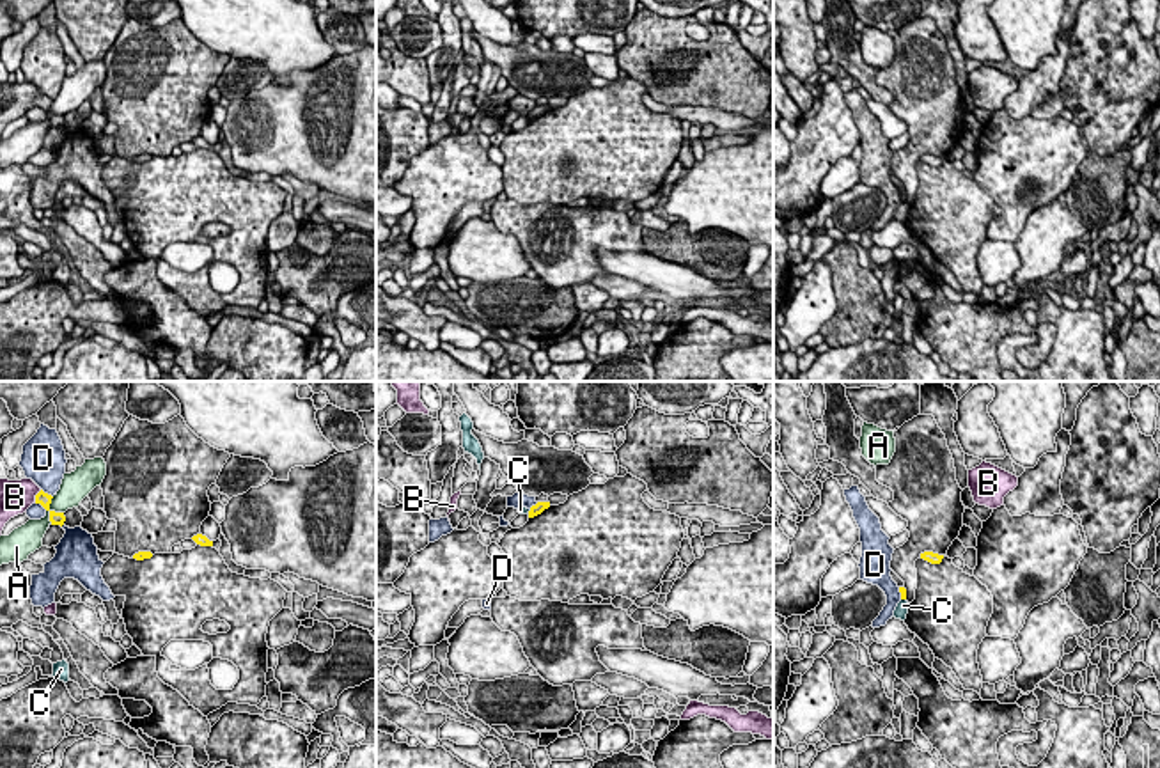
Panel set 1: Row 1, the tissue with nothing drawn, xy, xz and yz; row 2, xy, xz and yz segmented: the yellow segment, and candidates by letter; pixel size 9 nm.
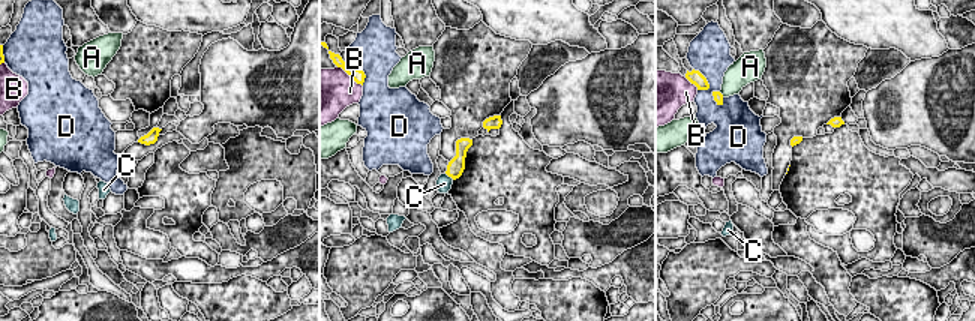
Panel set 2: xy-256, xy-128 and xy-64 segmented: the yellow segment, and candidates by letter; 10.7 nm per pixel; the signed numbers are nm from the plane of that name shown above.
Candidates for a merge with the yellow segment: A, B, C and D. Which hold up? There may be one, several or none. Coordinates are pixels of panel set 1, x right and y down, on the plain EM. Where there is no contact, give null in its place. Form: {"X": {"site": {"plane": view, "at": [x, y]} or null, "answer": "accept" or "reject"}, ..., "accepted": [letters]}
{"A": {"site": {"plane": "xy", "at": [48, 112]}, "answer": "reject"}, "B": {"site": {"plane": "xy", "at": [36, 100]}, "answer": "reject"}, "C": {"site": {"plane": "xz", "at": [529, 114]}, "answer": "reject"}, "D": {"site": {"plane": "xy", "at": [47, 96]}, "answer": "reject"}, "accepted": []}

